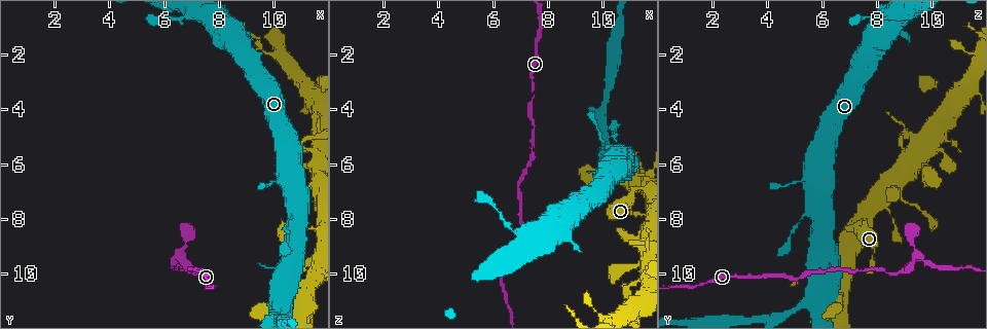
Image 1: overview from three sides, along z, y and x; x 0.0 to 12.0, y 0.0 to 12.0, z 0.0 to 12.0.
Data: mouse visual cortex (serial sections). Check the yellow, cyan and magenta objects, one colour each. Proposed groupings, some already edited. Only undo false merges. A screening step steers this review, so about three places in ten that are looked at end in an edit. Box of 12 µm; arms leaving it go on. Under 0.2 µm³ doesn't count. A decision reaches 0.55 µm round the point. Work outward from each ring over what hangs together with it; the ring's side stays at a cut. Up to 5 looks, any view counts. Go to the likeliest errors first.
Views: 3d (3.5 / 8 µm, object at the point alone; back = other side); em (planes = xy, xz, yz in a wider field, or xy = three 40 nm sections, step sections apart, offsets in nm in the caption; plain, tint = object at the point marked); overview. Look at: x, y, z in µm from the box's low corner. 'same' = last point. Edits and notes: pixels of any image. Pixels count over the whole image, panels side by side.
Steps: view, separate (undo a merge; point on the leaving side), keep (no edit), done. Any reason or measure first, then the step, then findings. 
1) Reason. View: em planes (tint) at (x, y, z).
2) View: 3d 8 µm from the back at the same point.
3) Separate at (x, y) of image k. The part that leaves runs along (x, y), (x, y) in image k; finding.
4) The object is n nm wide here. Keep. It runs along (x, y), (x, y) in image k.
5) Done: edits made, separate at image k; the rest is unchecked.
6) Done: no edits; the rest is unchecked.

Sharp bend. View: 3d 3.5 µm from the back at (6.6, 9.5, 9.4).

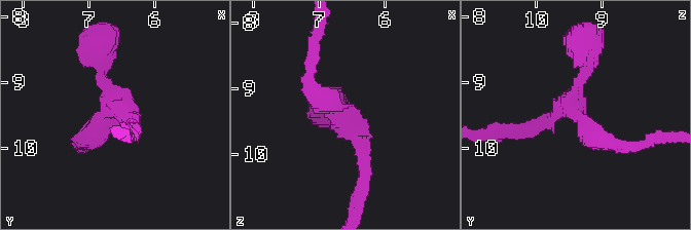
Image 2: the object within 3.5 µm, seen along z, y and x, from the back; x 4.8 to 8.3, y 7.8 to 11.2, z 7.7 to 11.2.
View: em planes (plain) at (6.70, 9.45, 9.40).

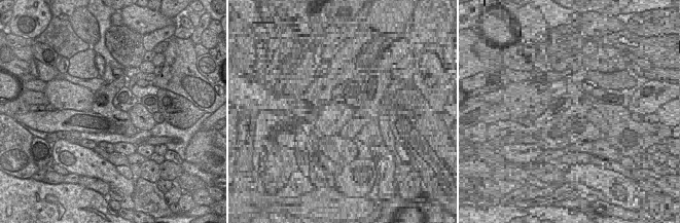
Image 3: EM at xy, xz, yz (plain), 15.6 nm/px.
Where the object lies. View: em planes (tint) at the same point.

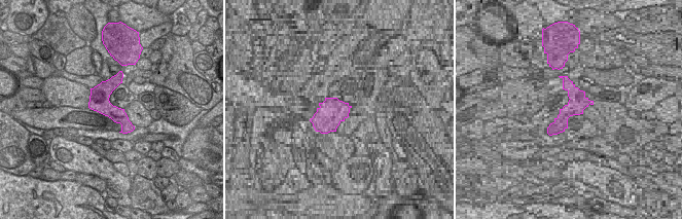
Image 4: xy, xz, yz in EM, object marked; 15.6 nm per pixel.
Keep. It runs along (119, 77), (105, 104), (124, 131) in image 4; all the same cell.

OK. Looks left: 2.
Sharp bend. View: 3d 3.5 µm at (11.3, 3.5, 11.4).

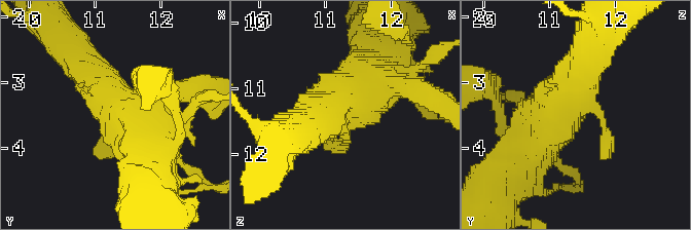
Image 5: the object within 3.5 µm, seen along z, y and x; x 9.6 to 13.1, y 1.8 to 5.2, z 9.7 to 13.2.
View: em xy step 1 (tint) at (11.30, 3.40, 11.40).

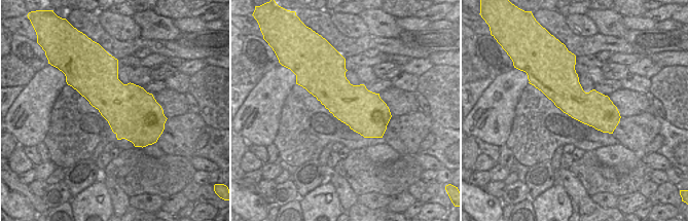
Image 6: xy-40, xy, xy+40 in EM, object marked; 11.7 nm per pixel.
Keep. It runs along (373, 79), (329, 145) in image 5; one cell here.

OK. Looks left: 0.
Done: no edits; the rest is unchecked.

